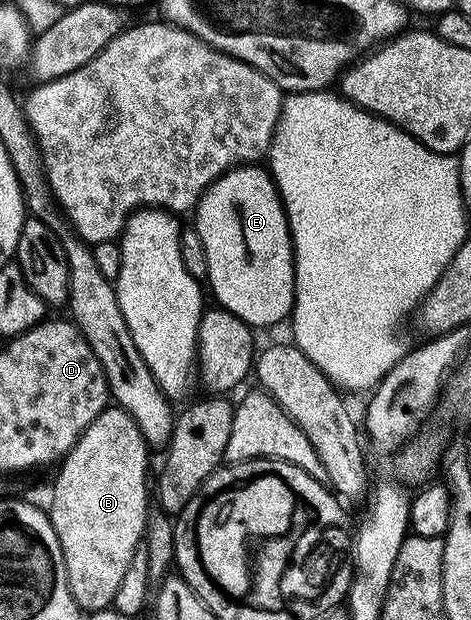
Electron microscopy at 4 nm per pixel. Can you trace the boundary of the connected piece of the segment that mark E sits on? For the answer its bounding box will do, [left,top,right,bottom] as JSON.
[193,164,295,328]

